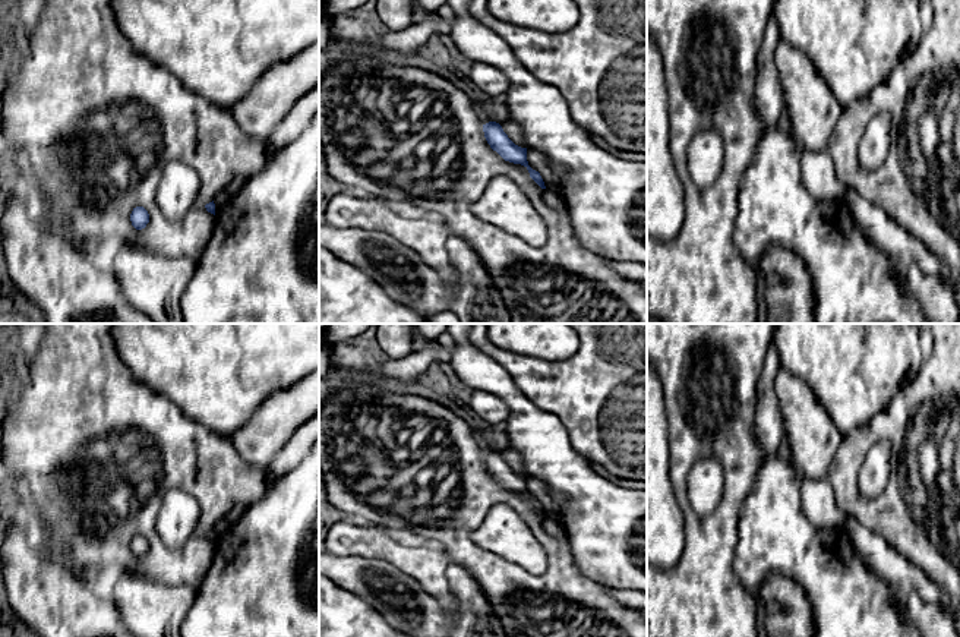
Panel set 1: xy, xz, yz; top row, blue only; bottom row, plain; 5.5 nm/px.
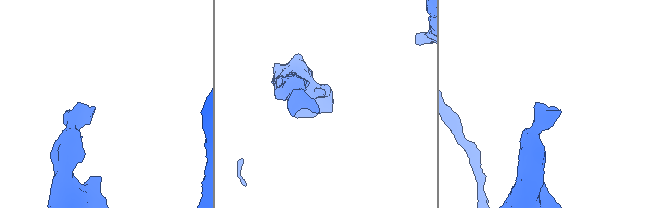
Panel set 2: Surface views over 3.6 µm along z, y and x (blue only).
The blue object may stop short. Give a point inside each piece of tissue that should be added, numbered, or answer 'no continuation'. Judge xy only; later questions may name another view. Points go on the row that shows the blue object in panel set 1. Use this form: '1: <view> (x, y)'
no continuation

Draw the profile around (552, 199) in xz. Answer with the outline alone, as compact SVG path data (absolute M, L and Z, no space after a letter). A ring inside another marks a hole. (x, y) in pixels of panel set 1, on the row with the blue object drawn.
M550 189L543 190L543 199L544 199L546 205L555 211L565 209L560 195Z

